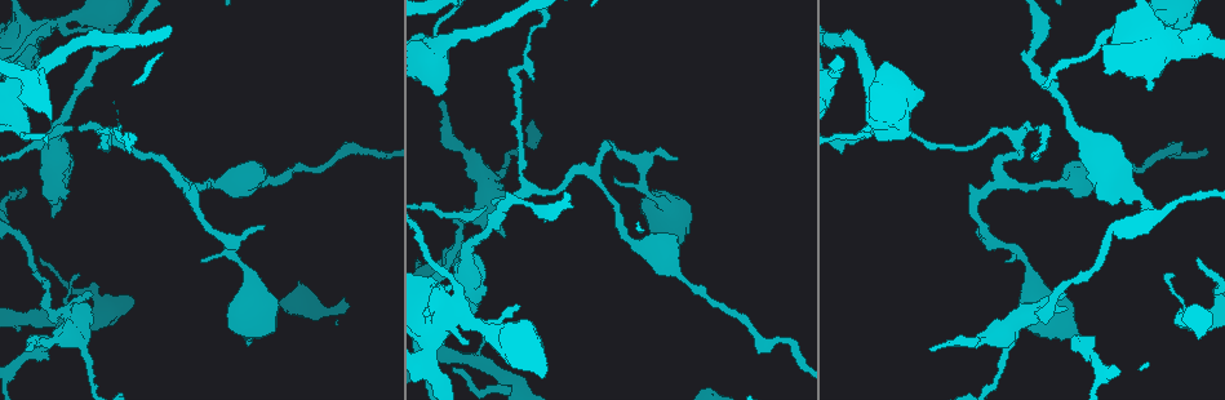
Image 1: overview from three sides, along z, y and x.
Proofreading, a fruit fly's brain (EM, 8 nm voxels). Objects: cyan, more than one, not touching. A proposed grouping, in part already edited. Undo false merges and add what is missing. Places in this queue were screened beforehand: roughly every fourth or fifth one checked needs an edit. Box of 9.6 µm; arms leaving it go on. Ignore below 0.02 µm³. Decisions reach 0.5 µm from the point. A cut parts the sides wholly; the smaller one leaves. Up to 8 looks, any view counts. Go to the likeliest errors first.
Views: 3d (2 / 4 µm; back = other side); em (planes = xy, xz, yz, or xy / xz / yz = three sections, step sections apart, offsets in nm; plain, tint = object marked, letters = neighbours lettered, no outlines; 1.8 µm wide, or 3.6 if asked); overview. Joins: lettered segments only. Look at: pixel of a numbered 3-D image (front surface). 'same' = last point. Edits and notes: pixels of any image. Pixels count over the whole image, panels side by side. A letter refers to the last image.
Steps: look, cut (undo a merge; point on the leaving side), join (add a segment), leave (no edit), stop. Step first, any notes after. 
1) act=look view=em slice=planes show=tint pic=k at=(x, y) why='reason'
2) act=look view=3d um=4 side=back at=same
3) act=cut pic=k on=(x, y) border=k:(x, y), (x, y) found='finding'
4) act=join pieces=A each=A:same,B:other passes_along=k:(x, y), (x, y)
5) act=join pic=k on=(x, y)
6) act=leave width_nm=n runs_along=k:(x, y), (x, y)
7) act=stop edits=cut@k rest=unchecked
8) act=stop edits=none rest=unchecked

act=look view=em slice=yz step=16 show=letters pic=1 at=(929, 347) why='tapers out'

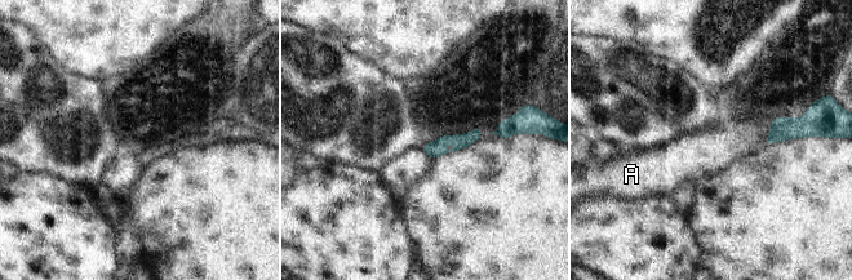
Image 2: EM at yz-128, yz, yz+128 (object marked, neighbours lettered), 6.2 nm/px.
act=leave longest_contact=A:170nm each=A:other found='none of them fits'

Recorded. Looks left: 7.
act=look view=3d um=4 side=back pic=1 at=(467, 244) why='sudden change in width'

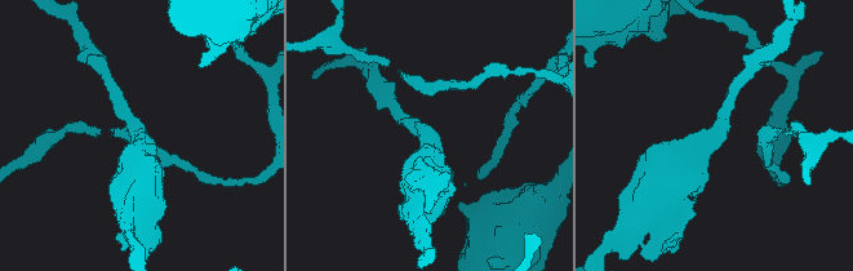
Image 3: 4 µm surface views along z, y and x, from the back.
act=look view=em slice=xz step=4 show=tint pic=3 at=(138, 132) arm_widths_nm=180,550

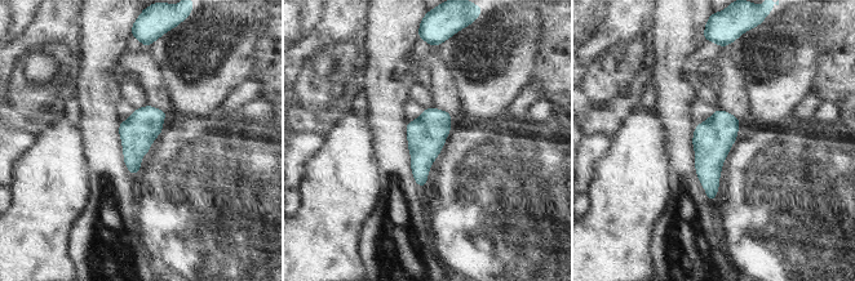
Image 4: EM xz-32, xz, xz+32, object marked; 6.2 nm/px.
act=look view=em slice=planes show=letters at=same why='another direction'

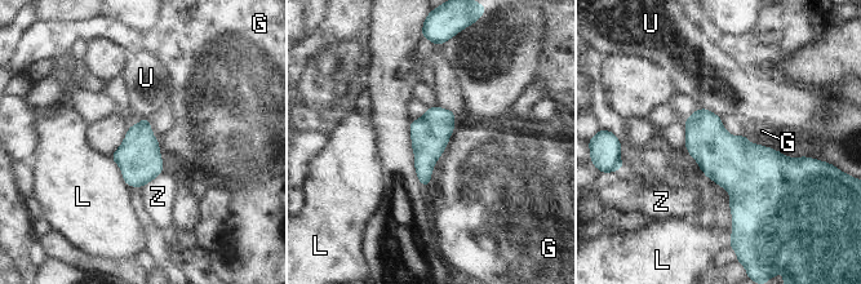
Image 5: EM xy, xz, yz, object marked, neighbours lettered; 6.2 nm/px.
act=leave each=G:other,L:other,U:other,Z:other border=5:(164, 165), (162, 171) found='continuous, no second neuron'

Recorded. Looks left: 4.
act=look view=3d um=2 pic=1 at=(59, 23) why='thick turns thin'

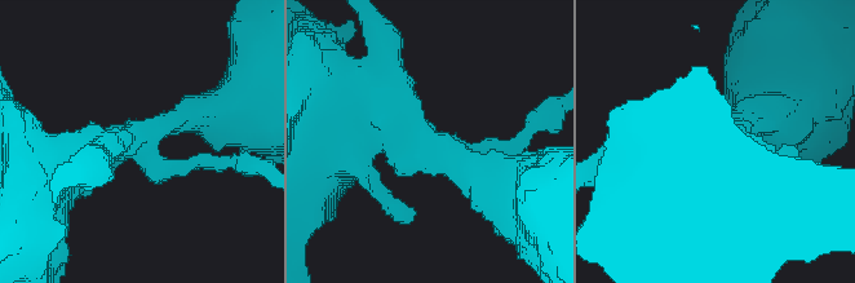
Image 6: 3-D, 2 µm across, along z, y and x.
act=look view=em slice=xy step=4 show=tint pic=6 at=(145, 132) why='now the EM'

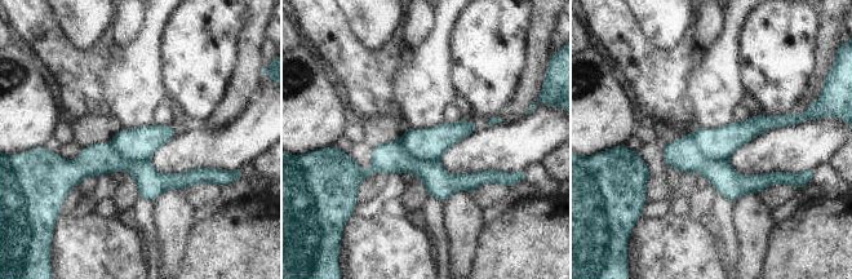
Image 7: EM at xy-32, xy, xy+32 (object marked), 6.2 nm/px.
act=look view=em slice=planes show=letters at=same

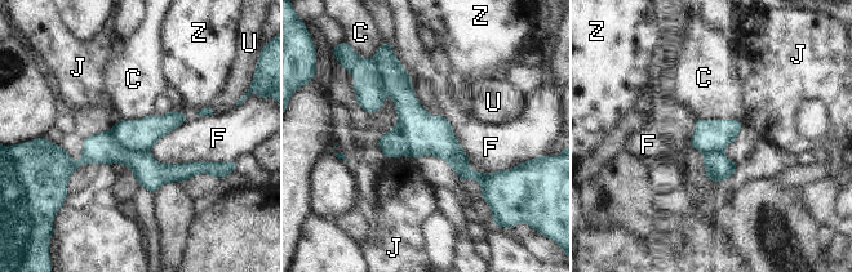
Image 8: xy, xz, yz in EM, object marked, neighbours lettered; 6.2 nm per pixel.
act=cut pic=8 on=(103, 147) width_nm=220 longest_contact=F:480nm each=C:other,F:other,J:other,U:other,Z:other found='a second neuron is stuck on'

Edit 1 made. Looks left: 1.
act=stop edits=cut@8 rest=unchecked

